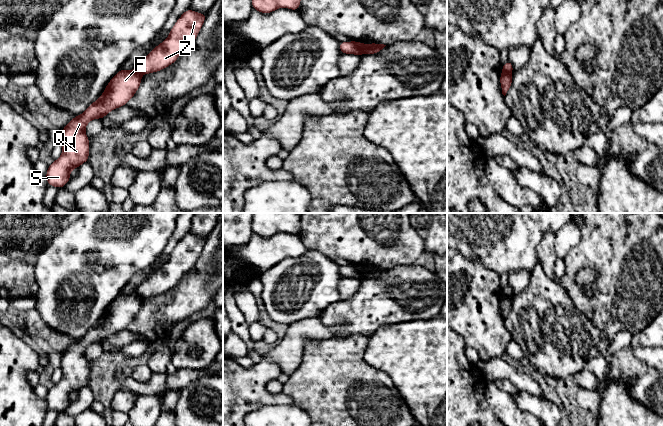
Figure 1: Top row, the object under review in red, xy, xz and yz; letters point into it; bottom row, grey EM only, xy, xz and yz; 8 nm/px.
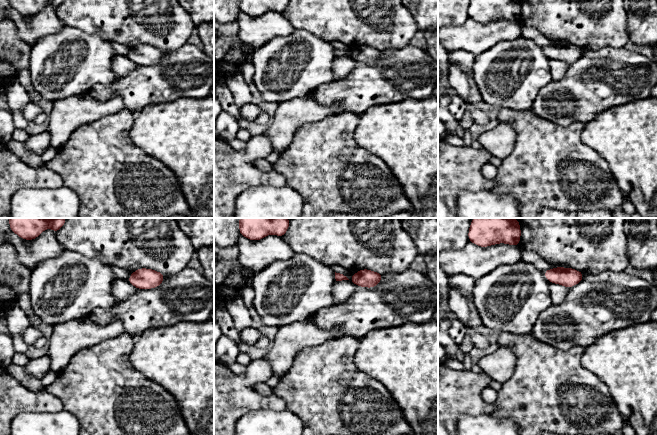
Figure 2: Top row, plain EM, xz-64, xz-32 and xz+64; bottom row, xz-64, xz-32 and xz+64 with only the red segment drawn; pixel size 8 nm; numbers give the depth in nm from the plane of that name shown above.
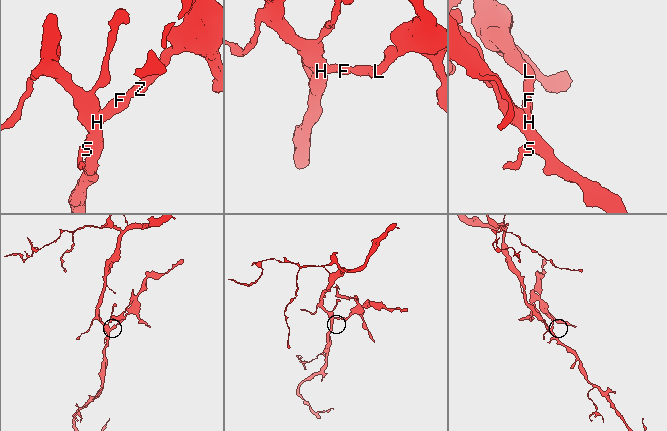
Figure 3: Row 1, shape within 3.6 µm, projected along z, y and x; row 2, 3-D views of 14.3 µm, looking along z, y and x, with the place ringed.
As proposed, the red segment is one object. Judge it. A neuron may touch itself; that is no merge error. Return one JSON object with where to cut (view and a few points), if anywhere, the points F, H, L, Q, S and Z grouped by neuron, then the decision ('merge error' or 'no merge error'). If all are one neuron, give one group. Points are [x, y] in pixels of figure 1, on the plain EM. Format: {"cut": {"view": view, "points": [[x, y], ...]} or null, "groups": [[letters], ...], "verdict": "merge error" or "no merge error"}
{"cut": {"view": "xz", "points": [[366, 269], [363, 277]]}, "groups": [["F", "H", "Q", "S"], ["L", "Z"]], "verdict": "merge error"}

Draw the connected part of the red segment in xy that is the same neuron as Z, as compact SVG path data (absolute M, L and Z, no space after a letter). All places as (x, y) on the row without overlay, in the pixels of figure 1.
M187 233L176 245L168 261L138 286L136 294L141 298L151 298L172 289L195 265L206 239Z

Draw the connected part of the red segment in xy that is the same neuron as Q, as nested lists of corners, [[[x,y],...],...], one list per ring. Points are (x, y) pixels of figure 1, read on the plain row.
[[[120,293],[108,306],[102,319],[83,338],[74,340],[61,353],[62,378],[48,390],[45,399],[48,409],[58,413],[64,411],[70,405],[70,396],[89,384],[89,362],[85,357],[87,348],[125,330],[134,321],[141,305],[141,297],[137,294]]]

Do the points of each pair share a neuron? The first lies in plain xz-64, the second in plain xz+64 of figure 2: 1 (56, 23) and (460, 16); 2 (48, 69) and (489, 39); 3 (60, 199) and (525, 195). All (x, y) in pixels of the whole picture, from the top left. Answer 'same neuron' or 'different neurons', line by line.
1: different neurons
2: different neurons
3: different neurons

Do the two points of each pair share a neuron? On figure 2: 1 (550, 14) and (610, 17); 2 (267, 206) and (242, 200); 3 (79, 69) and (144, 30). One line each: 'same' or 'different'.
1: same
2: same
3: different

